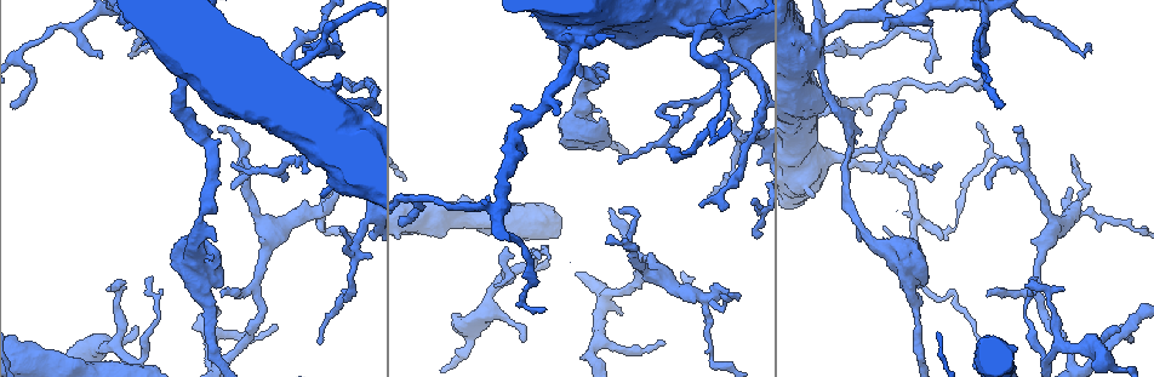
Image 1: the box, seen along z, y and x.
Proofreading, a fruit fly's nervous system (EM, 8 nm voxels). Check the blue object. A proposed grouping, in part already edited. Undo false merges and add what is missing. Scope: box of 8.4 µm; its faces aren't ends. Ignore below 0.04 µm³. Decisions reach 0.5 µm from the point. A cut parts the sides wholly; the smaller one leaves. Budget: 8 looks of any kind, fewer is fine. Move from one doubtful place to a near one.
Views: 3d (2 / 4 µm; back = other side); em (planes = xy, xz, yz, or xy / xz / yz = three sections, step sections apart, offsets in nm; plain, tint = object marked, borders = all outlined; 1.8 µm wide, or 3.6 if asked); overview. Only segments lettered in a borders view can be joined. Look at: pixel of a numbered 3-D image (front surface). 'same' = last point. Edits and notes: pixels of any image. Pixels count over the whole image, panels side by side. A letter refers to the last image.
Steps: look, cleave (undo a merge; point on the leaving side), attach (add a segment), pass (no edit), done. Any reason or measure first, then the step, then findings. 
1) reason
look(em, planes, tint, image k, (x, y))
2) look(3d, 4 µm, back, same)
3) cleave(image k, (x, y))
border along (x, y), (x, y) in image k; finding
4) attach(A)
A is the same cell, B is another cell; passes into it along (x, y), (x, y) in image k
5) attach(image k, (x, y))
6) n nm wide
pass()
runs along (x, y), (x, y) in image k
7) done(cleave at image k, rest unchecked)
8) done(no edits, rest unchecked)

branch point
look(em, 3.6 µm, planes, borders, image 1, (892, 257))

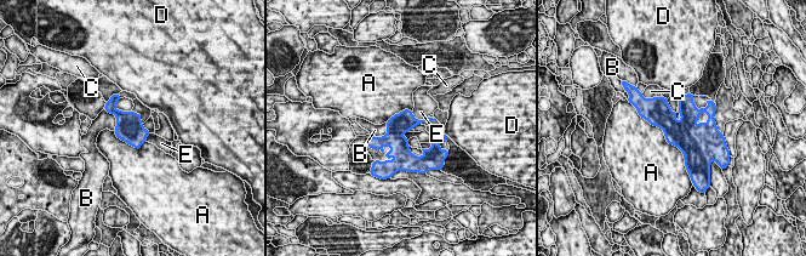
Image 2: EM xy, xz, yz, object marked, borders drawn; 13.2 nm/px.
pass()
A, B, C, D and E are other cells; border along (635, 107), (680, 149), (686, 166) in image 2; one cell here

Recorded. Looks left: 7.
free end
look(em, planes, borders, image 1, (1027, 287))

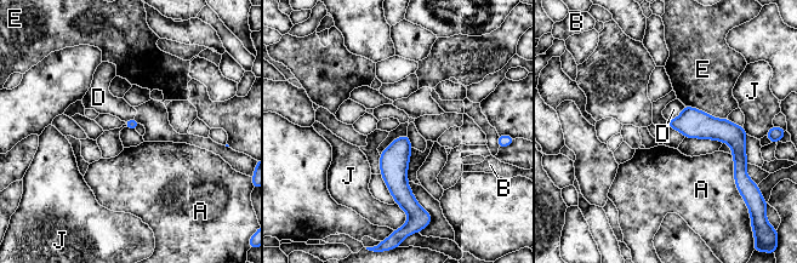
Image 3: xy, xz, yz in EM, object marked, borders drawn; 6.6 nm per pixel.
pass()
A, B, D, E and J are other cells; border along (684, 106), (676, 118), (666, 120) in image 3; no lettered segment goes on from it

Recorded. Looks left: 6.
thin end
look(em, planes, borders, image 1, (663, 342))

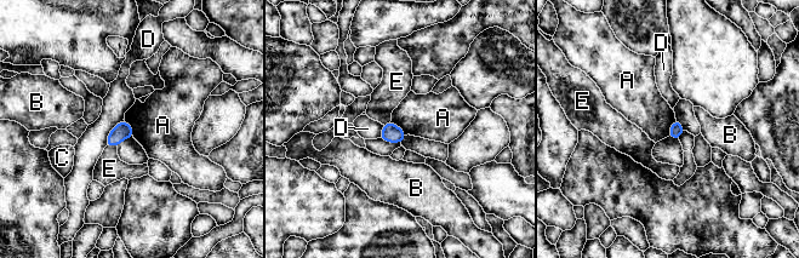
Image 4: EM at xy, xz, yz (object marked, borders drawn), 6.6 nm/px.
90 nm wide; D touches over 220 nm
pass()
A, B, C, D and E are other cells; no lettered segment goes on from it

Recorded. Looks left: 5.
done(no edits, rest unchecked)

